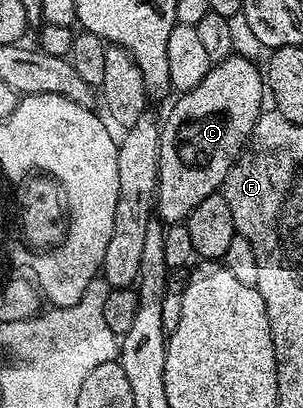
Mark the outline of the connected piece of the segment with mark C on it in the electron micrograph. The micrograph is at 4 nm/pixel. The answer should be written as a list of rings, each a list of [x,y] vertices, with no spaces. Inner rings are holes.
[[[231,56],[223,62],[211,65],[208,76],[196,84],[187,94],[175,97],[174,107],[170,110],[166,122],[161,123],[160,136],[160,168],[158,169],[158,193],[156,195],[156,214],[163,223],[182,224],[186,217],[200,204],[200,200],[208,200],[208,196],[219,193],[226,181],[231,166],[237,162],[256,120],[263,114],[262,94],[264,96],[264,74],[258,70],[248,58]]]

